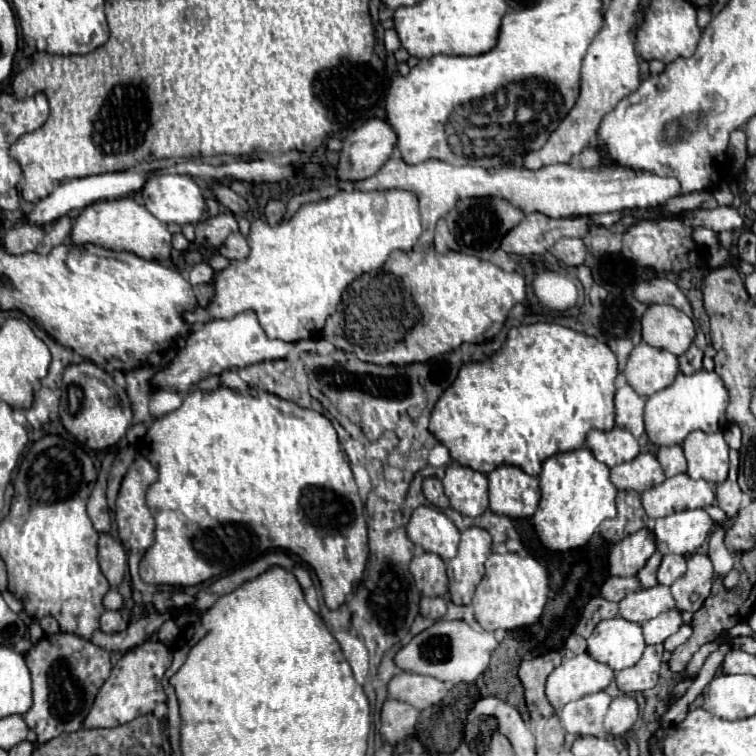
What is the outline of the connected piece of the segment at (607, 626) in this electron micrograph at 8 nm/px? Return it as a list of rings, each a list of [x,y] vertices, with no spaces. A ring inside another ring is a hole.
[[[611,618],[595,626],[587,640],[587,654],[617,672],[637,664],[645,646],[639,624],[625,618]]]

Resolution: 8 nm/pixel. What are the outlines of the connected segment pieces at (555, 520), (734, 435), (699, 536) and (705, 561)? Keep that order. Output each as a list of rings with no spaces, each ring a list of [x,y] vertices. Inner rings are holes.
[[[589,448],[559,452],[549,456],[539,474],[539,508],[533,514],[533,526],[549,550],[573,550],[585,546],[605,518],[617,514],[617,494],[635,490],[617,490],[609,480],[609,468],[593,458]]]
[[[731,424],[725,432],[723,432],[723,438],[725,438],[725,442],[731,446],[731,448],[739,448],[739,444],[741,444],[741,430],[735,426],[735,424]]]
[[[683,510],[657,518],[655,546],[661,554],[693,554],[713,532],[715,522],[705,510]]]
[[[693,554],[687,560],[687,572],[671,586],[677,610],[697,612],[711,592],[713,564],[705,554]]]

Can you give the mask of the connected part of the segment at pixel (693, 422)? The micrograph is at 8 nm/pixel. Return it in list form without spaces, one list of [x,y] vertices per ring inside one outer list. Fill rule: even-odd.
[[[699,370],[695,374],[677,374],[675,382],[661,392],[655,392],[645,402],[645,432],[655,446],[681,444],[685,436],[693,430],[703,432],[723,432],[727,426],[725,408],[729,404],[729,394],[721,378],[715,372]]]

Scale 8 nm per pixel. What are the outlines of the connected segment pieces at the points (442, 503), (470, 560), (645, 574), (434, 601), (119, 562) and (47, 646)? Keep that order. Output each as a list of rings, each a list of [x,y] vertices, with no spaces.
[[[435,476],[423,480],[423,494],[425,494],[425,498],[427,498],[433,506],[437,506],[437,508],[447,508],[447,506],[449,506],[447,496],[443,494],[443,484],[441,484],[441,480],[435,478]]]
[[[483,528],[461,532],[459,552],[447,562],[449,598],[457,606],[471,604],[473,592],[485,574],[485,560],[491,554],[491,536]]]
[[[655,552],[649,560],[647,560],[647,564],[639,570],[639,574],[637,574],[637,578],[639,578],[639,582],[641,582],[641,586],[643,588],[651,588],[651,586],[657,586],[657,568],[659,568],[659,564],[661,564],[661,554],[659,552]]]
[[[423,596],[419,602],[419,612],[421,616],[427,616],[431,620],[439,620],[447,612],[447,602],[443,598],[427,598]]]
[[[111,534],[99,536],[99,566],[111,588],[117,588],[125,576],[127,554]]]
[[[59,632],[43,636],[25,654],[25,662],[33,680],[33,706],[25,714],[25,722],[37,732],[39,744],[45,744],[45,740],[53,736],[79,730],[93,706],[99,686],[109,678],[109,652],[77,634]]]

